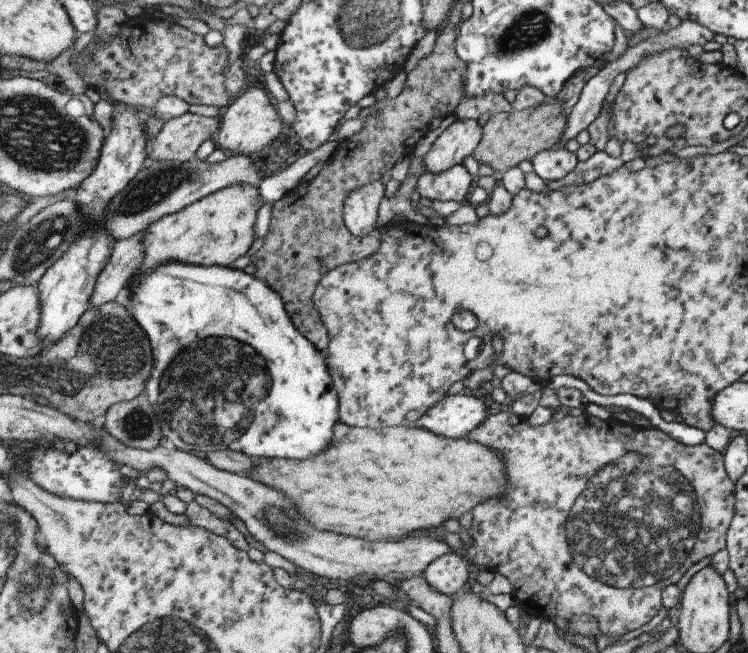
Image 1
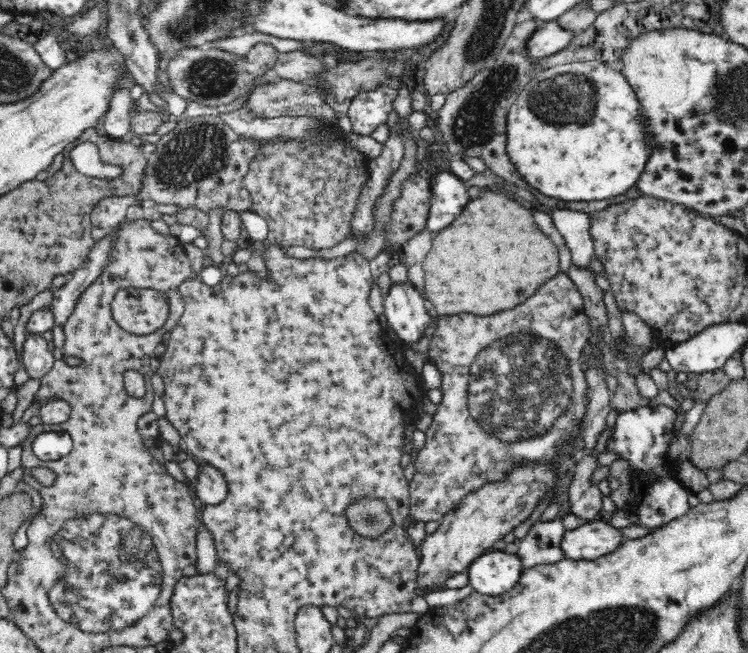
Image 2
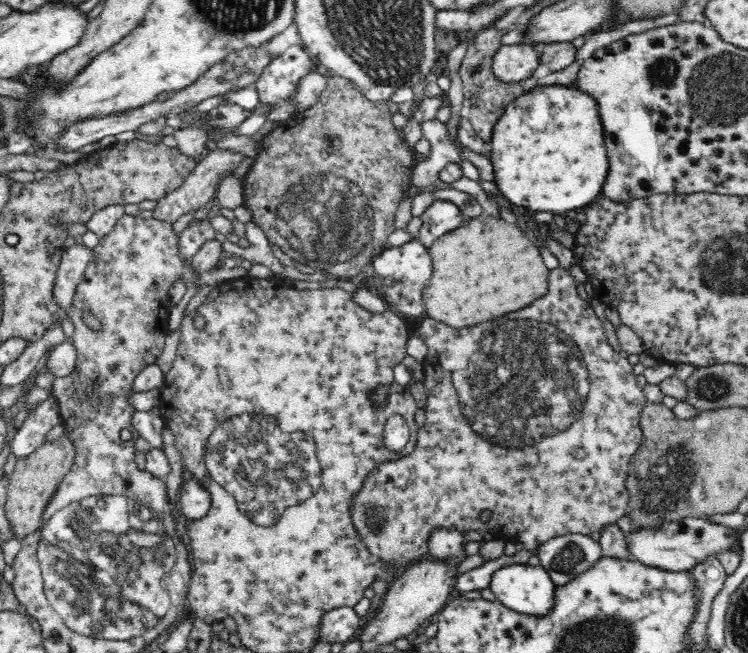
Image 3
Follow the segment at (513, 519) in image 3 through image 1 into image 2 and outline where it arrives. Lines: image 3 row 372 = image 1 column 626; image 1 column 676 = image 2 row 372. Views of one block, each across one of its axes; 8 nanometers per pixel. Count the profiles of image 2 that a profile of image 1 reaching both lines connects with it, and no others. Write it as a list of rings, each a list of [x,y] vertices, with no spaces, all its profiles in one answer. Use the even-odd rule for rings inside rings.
[[[556,274],[554,278],[550,278],[548,282],[544,282],[534,296],[530,296],[526,302],[522,302],[520,306],[512,308],[512,310],[504,310],[492,316],[476,316],[476,314],[456,314],[456,316],[440,316],[432,342],[430,342],[430,350],[428,350],[428,362],[432,362],[440,374],[442,374],[442,402],[436,410],[436,416],[432,418],[432,426],[426,430],[426,446],[424,450],[416,450],[414,452],[414,464],[416,464],[416,474],[414,480],[408,482],[410,486],[410,518],[412,524],[422,522],[440,522],[450,510],[458,508],[460,502],[464,502],[464,498],[476,490],[480,490],[486,484],[494,484],[494,482],[502,482],[506,478],[506,474],[510,470],[514,470],[518,464],[550,464],[556,470],[556,480],[552,484],[552,490],[546,494],[544,500],[550,500],[550,494],[556,490],[556,482],[560,480],[562,474],[566,474],[572,466],[574,466],[574,454],[570,452],[568,456],[564,456],[562,446],[566,442],[572,442],[576,438],[582,436],[582,422],[588,414],[588,406],[586,406],[586,398],[588,398],[588,380],[586,374],[580,370],[580,364],[584,362],[584,348],[590,342],[590,322],[588,322],[588,314],[584,308],[584,298],[578,292],[576,284],[572,282],[572,278],[568,274]]]

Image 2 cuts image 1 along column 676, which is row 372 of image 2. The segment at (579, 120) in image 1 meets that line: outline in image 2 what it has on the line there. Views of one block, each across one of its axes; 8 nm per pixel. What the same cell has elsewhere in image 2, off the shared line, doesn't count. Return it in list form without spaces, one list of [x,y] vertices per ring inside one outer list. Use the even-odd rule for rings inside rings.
[[[28,334],[22,346],[22,364],[30,378],[44,378],[56,364],[58,352],[50,352],[48,338],[42,334]]]

